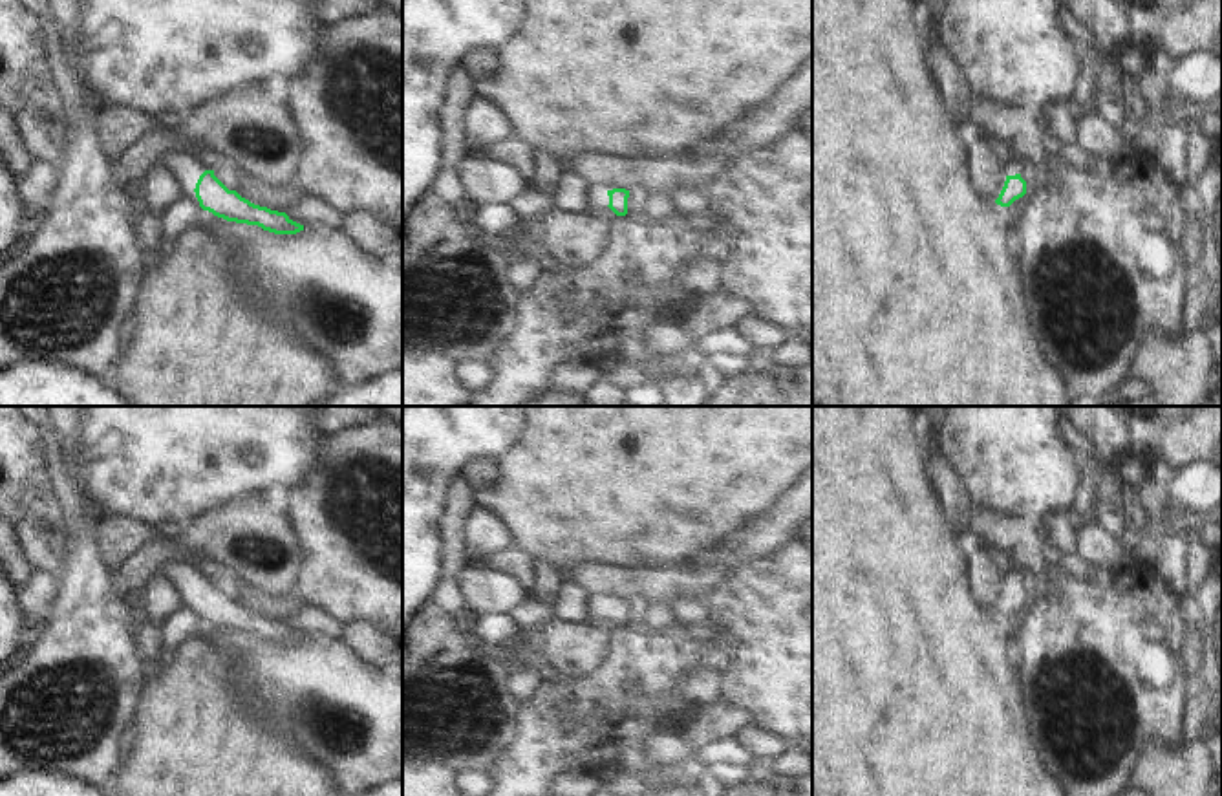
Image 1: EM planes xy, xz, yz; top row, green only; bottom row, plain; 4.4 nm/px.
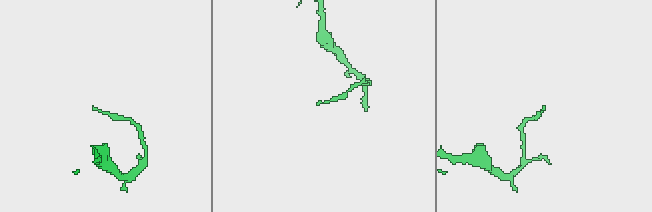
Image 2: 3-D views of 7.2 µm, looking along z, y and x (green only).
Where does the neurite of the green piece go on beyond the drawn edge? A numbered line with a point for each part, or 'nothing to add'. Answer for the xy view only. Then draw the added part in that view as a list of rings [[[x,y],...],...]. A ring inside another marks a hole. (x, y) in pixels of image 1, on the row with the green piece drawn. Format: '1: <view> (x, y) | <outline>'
1: xy (187, 169) | [[[168,152],[161,161],[177,176],[177,179],[192,190],[199,176],[207,170],[207,163],[194,159],[187,152]]]

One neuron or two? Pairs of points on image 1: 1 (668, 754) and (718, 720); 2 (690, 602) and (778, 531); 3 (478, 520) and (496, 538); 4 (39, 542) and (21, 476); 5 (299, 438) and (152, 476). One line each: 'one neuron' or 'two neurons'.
1: two neurons
2: two neurons
3: one neuron
4: one neuron
5: one neuron

